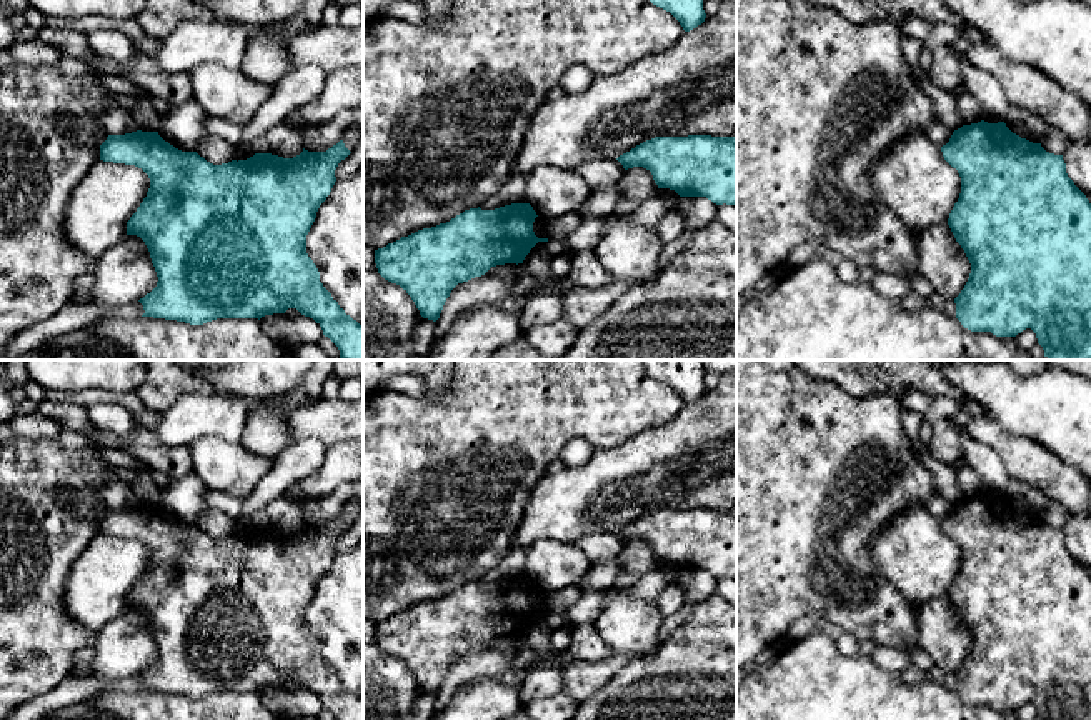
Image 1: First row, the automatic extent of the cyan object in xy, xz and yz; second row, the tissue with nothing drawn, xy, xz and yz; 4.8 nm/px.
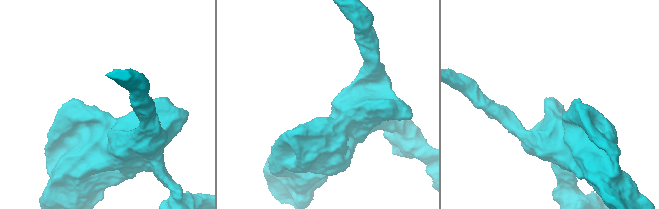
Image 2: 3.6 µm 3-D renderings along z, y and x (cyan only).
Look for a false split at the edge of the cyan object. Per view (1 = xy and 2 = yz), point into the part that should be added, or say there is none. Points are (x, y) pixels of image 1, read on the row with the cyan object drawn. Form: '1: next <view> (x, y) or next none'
1: next none
2: next none

